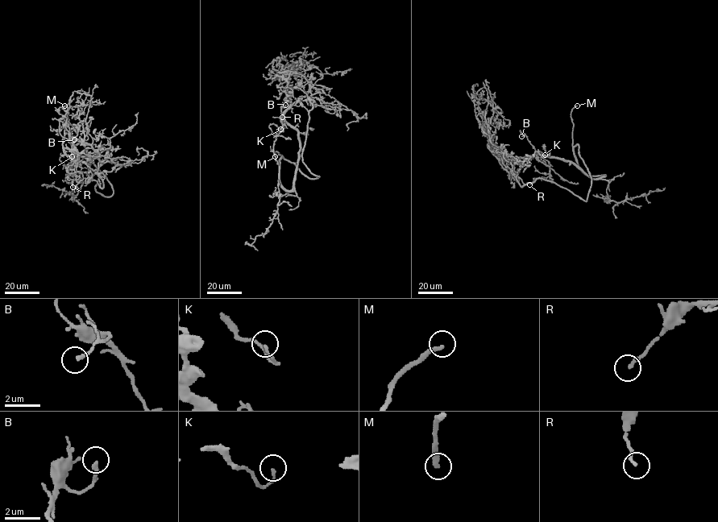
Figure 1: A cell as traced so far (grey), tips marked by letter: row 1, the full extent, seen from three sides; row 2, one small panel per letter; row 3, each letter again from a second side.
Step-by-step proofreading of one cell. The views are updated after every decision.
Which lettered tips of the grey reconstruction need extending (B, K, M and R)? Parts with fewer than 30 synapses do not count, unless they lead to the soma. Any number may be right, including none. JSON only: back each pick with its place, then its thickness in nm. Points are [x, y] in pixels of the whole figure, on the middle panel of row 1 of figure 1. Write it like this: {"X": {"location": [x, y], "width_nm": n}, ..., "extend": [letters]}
{"M": {"location": [275, 156], "width_nm": 220}, "extend": ["M"]}

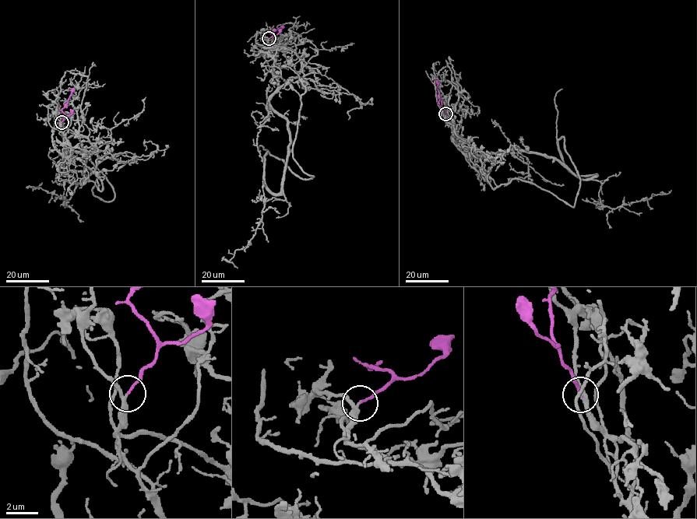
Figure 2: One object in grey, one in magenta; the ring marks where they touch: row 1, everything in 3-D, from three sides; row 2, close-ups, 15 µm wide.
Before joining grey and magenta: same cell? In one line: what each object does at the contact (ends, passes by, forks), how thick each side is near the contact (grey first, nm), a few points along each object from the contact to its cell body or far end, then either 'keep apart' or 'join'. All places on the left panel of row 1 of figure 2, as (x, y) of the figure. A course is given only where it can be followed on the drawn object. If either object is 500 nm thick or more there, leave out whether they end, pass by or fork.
grey passes by; magenta ends; calibres 200 and 140 nm; course grey (61, 122), (69, 162), (70, 152), (88, 153), (87, 177), (65, 204), (34, 187), (42, 182); course magenta (61, 122), (65, 117), (61, 109), (74, 89); join

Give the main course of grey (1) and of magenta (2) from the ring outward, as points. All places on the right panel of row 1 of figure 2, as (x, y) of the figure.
1: (445, 113), (465, 155), (553, 156), (599, 180), (600, 202), (612, 208), (670, 190)
2: (445, 113), (435, 80)

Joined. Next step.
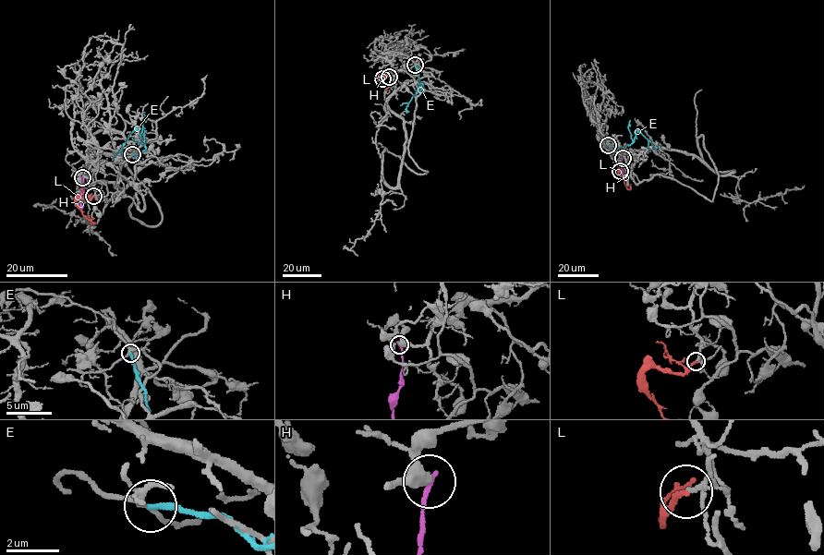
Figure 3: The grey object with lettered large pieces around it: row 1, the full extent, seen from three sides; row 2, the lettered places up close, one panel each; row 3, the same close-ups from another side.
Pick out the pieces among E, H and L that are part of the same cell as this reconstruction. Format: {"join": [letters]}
{"join": ["L"]}

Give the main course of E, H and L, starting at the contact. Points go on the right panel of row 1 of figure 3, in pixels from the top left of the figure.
E: (608, 145), (619, 149), (630, 145), (636, 137), (635, 131), (638, 130), (648, 139), (650, 151)
H: (623, 159), (622, 170), (626, 180)
L: (620, 171), (617, 173), (627, 188), (630, 188), (631, 184)

